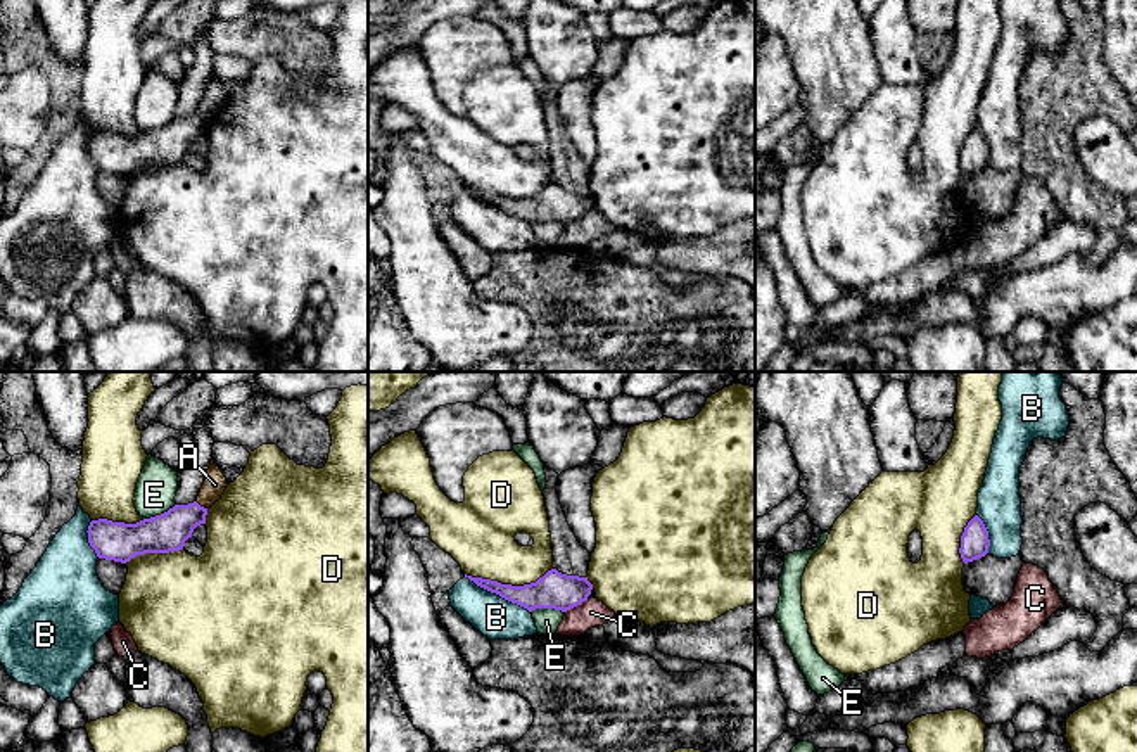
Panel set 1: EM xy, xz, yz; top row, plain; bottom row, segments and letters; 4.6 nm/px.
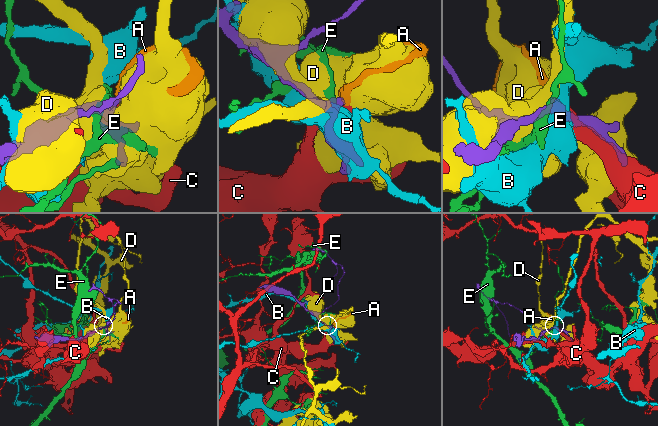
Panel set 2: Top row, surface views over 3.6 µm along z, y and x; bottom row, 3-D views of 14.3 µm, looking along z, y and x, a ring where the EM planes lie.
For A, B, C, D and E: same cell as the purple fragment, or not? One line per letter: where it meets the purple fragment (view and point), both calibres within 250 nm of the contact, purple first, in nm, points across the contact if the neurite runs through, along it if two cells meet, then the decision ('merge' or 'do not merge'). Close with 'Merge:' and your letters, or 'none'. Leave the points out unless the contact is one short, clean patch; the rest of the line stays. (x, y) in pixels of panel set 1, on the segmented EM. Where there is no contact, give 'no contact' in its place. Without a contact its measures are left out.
A: contact xy (199, 505); calibres 180 and 110 nm; border xy (196, 500), (206, 509); do not merge
B: contact xz (498, 593); calibres 160 and 190 nm; do not merge
C: contact xz (576, 605); calibres 170 and 130 nm; do not merge
D: contact xz (508, 585); calibres 170 and 300 nm; do not merge
E: contact xz (546, 607); calibres 170 and 110 nm; do not merge
Merge: none

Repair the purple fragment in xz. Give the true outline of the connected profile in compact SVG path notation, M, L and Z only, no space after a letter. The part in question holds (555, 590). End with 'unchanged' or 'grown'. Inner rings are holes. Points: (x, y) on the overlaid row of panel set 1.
M556 569L548 570L536 583L524 586L501 584L498 581L472 577L467 574L465 577L501 598L527 609L529 612L536 609L567 612L586 602L593 589L588 577L567 576Z; unchanged

